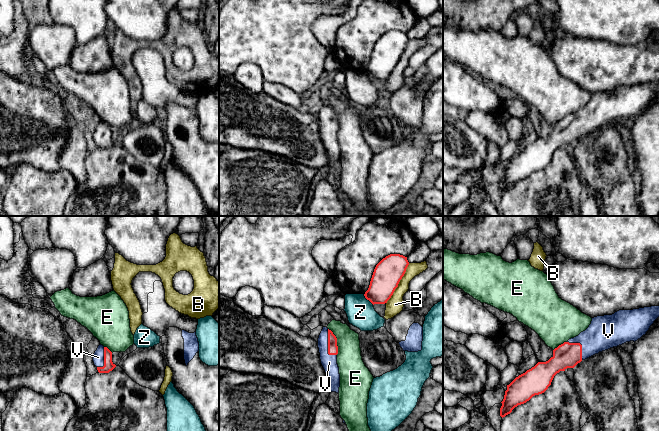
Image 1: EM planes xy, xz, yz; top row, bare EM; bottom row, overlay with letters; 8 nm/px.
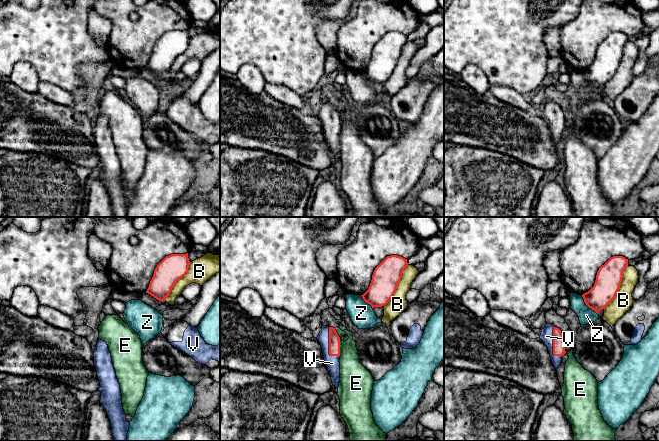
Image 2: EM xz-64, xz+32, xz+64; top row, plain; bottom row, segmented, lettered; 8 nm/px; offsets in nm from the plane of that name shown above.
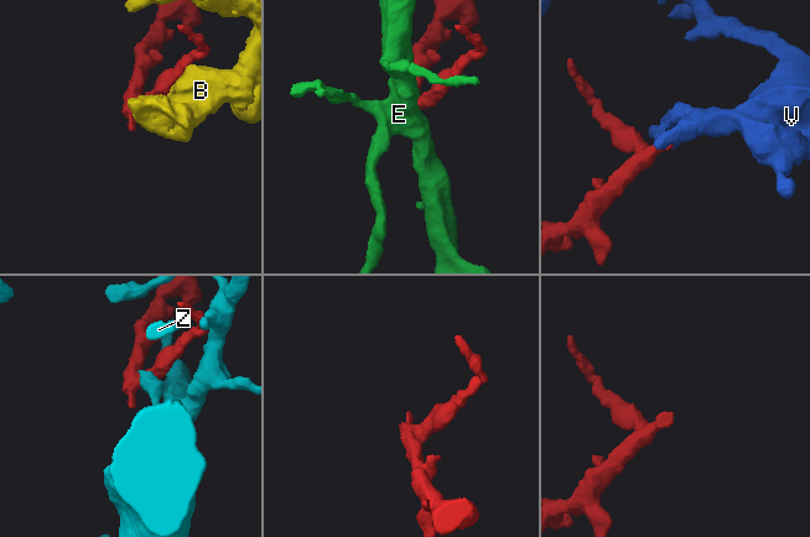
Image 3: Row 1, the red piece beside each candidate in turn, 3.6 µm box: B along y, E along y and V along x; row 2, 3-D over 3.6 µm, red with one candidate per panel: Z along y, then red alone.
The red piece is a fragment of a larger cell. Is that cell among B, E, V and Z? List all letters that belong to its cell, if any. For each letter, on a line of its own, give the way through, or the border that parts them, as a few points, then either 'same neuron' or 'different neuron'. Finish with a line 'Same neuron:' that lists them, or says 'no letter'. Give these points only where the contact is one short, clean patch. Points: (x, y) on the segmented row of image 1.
B: different neuron
E: border xz (328, 328), (336, 338), (337, 354); different neuron
V: way xz (332, 340), (328, 345), (329, 362); same neuron
Z: different neuron
Same neuron: V

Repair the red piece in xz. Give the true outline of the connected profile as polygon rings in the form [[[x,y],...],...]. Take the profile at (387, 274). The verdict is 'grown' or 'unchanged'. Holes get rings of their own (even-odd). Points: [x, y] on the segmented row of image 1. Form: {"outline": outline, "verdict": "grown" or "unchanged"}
{"outline": [[[390,254],[383,258],[374,269],[369,288],[364,294],[365,298],[373,305],[387,303],[408,265],[407,257],[400,254]]], "verdict": "unchanged"}

